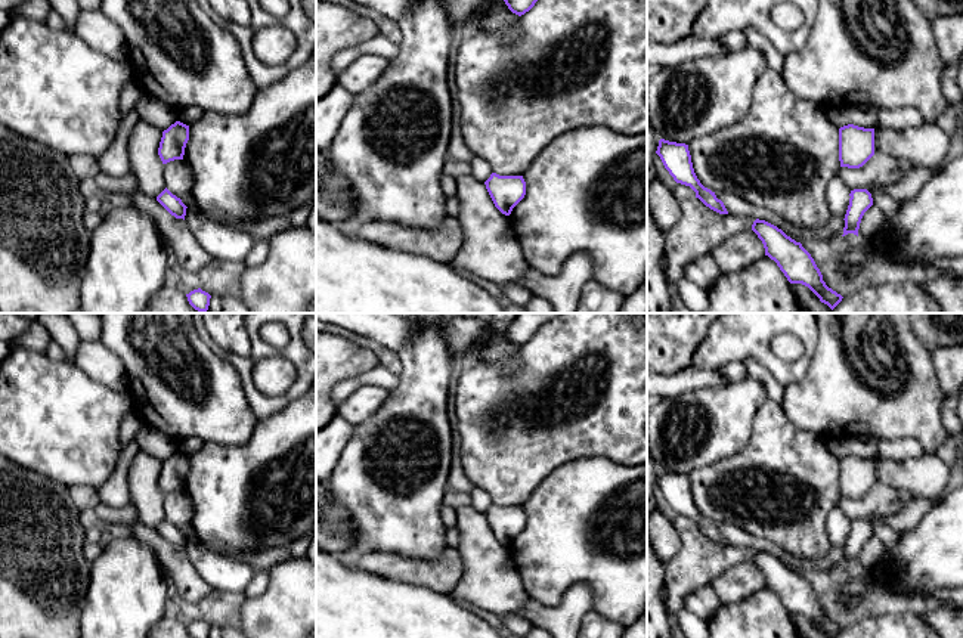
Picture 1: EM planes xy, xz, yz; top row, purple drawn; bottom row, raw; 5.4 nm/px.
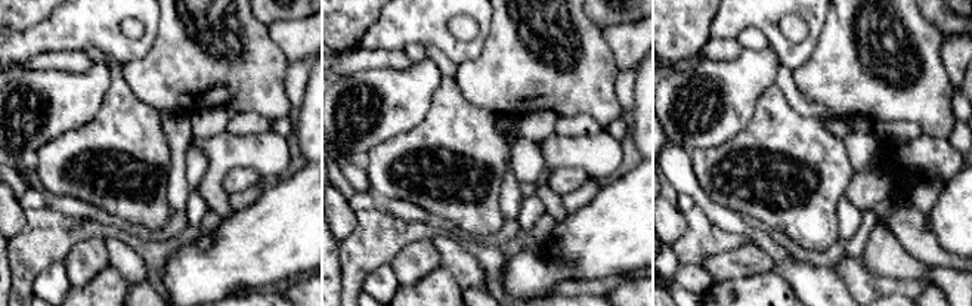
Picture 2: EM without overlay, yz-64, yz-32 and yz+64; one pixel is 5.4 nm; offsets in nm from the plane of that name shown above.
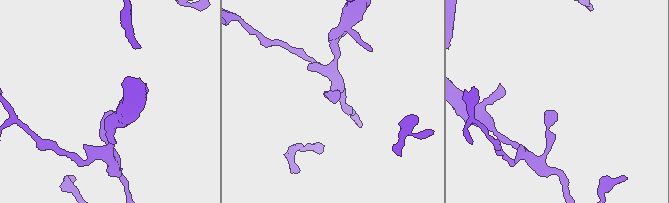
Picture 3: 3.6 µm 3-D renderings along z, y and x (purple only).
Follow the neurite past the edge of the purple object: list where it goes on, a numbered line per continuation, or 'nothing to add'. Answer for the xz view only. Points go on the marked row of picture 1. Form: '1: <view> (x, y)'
nothing to add

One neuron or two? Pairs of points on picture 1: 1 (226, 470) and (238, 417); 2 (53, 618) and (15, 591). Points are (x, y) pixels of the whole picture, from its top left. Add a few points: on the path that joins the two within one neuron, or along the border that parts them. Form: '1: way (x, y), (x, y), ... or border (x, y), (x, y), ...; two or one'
1: border (257, 421), (253, 434), (241, 445), (204, 442); two
2: way (45, 609), (28, 592), (24, 592); one

